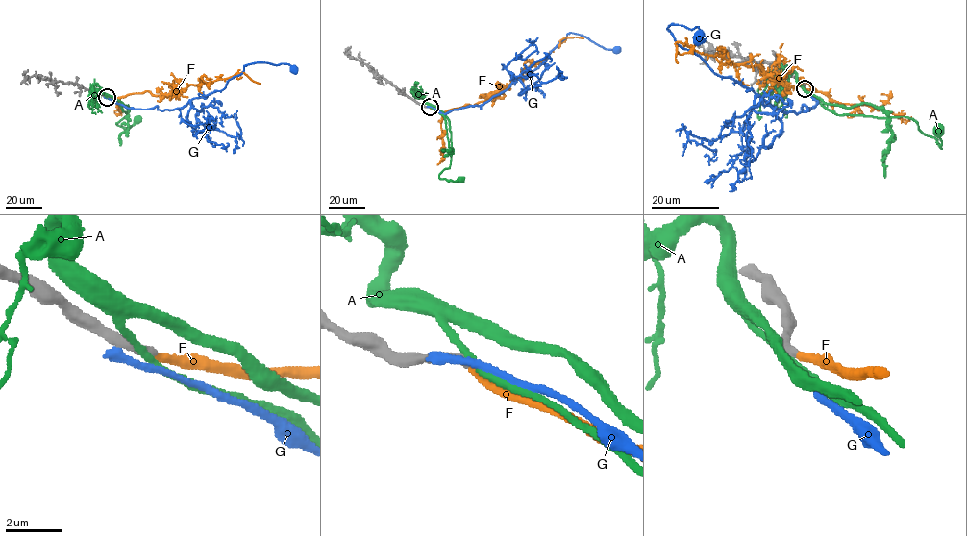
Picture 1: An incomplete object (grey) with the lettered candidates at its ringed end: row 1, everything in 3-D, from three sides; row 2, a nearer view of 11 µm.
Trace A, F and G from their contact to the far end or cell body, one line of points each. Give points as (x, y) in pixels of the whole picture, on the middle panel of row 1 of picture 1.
A: (430, 107), (444, 116), (450, 150), (450, 165), (439, 177), (459, 180)
F: (430, 107), (443, 112), (485, 101), (513, 82), (524, 69), (540, 62), (566, 36), (583, 38)
G: (428, 106), (443, 114), (470, 106), (481, 108), (515, 80), (539, 66), (569, 33), (618, 50)

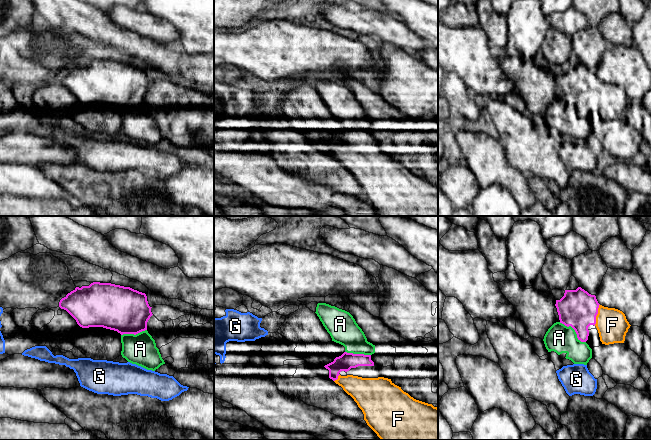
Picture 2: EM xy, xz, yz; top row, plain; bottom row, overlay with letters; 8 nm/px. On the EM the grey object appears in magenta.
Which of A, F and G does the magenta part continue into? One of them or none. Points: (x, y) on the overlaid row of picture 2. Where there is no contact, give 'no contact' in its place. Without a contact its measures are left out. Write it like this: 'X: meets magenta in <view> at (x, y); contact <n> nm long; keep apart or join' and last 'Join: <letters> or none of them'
A: meets magenta in yz at (574, 329); contact 280 nm long; keep apart
F: meets magenta in yz at (596, 315); contact 180 nm long; join
G: no contact; keep apart
Join: F

